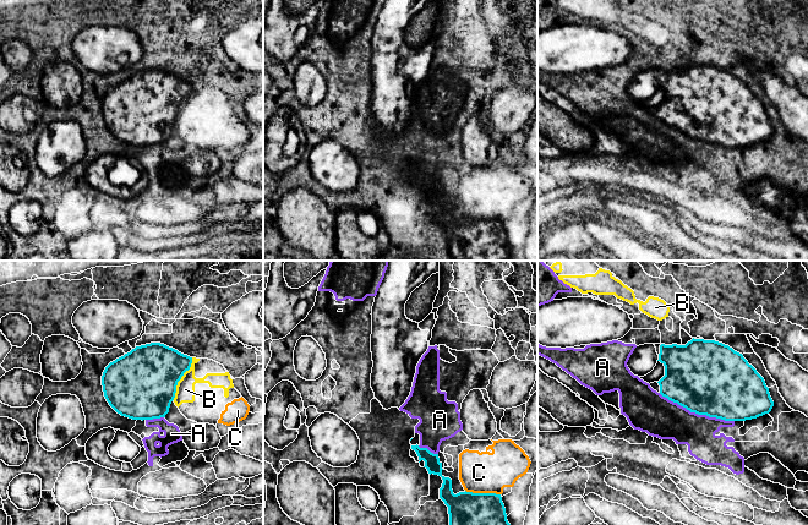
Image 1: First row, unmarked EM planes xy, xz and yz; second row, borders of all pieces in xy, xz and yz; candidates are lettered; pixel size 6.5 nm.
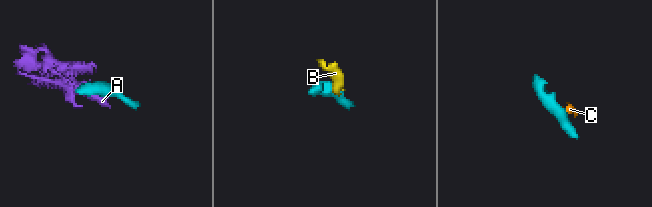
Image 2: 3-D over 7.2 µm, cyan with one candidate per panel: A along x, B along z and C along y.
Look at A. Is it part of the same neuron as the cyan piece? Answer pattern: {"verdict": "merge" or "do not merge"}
{"verdict": "do not merge"}

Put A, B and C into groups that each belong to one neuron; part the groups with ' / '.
A / B C

